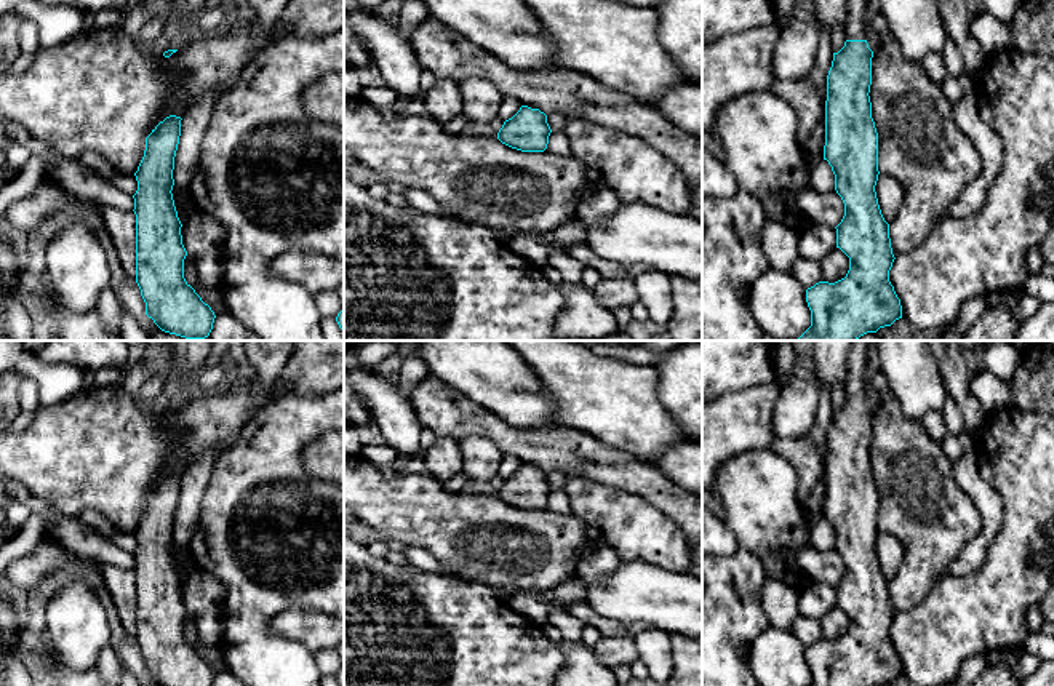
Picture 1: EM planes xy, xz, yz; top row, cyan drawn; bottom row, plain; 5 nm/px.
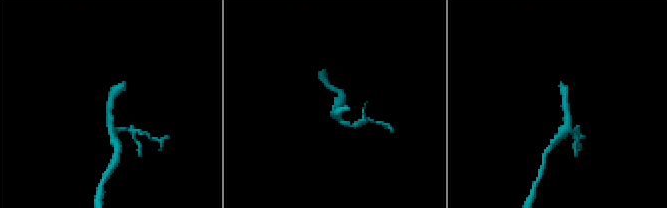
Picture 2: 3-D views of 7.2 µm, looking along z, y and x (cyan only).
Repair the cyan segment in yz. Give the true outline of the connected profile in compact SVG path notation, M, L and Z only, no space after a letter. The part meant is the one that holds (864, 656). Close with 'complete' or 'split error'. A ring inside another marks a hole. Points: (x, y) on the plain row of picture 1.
M852 341L848 355L844 405L833 411L827 433L824 518L835 532L844 561L836 606L849 616L844 636L819 640L806 648L809 686L884 686L902 676L902 664L889 640L894 612L875 544L878 491L872 477L873 409L865 398L870 341Z | split error

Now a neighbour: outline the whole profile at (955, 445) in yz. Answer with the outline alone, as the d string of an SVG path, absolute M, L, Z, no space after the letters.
M947 433L940 443L945 456L955 464L961 456L964 456L972 448L972 435L963 433Z

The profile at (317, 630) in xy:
M291 608L270 624L278 636L302 643L312 652L336 649L344 641L344 620L315 608Z

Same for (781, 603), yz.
M765 577L763 580L763 608L768 614L769 625L779 630L792 630L798 612L798 593L782 580Z

